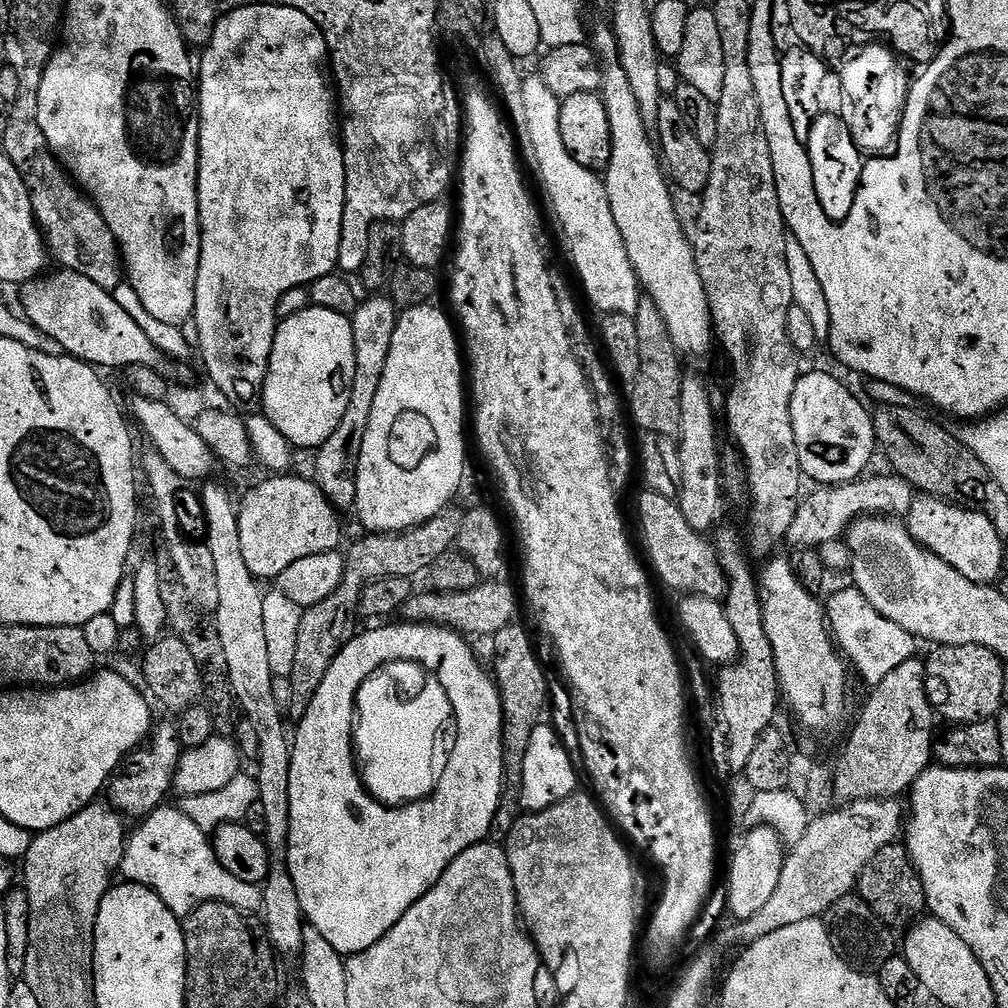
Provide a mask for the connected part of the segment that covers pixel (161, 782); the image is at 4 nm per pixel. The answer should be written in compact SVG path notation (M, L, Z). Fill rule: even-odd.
M175 723L155 725L150 739L134 752L116 769L106 788L106 800L117 812L125 817L143 818L154 809L161 807L173 791L172 779L180 761L180 730Z

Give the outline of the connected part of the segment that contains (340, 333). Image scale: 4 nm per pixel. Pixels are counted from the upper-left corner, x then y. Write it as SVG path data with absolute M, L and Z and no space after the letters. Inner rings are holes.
M310 306L306 310L302 310L298 314L294 314L290 318L280 320L276 325L276 337L274 338L274 346L270 354L270 362L268 363L268 373L266 374L266 382L262 393L263 415L268 417L268 421L273 424L281 434L287 438L288 443L297 449L309 448L315 450L320 447L322 442L326 442L326 438L330 438L330 434L334 434L338 422L342 422L342 414L346 414L346 406L350 406L350 390L354 386L354 330L352 329L351 319L342 314L334 314L334 310L322 310L315 306Z

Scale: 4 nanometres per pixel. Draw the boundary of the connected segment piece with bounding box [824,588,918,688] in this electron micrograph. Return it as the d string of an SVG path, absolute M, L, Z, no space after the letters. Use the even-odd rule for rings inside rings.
M855 588L840 590L834 593L824 604L825 619L833 639L841 653L856 666L863 680L869 687L875 687L882 678L915 657L918 641L916 637L902 626L897 626L889 619L882 618L869 602L866 596Z

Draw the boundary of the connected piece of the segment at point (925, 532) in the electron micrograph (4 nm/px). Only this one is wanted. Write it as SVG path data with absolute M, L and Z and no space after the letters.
M916 494L906 514L906 523L909 534L920 547L954 566L954 570L970 578L970 582L992 586L1001 579L1006 544L983 512L950 500L939 500L936 496Z

